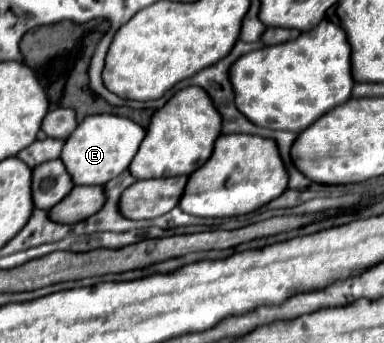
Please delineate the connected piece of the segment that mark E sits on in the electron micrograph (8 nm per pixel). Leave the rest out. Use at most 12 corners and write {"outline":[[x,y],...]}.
{"outline":[[90,115],[60,159],[76,185],[126,171],[146,129],[118,115]]}

